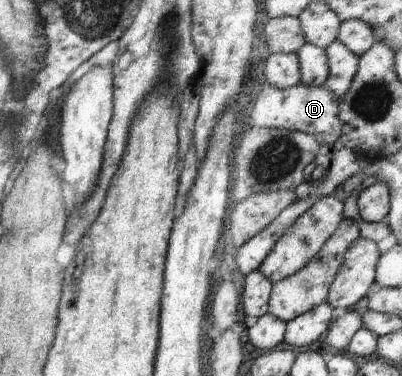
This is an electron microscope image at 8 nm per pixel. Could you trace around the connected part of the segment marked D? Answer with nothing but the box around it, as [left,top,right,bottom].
[250,82,343,146]

